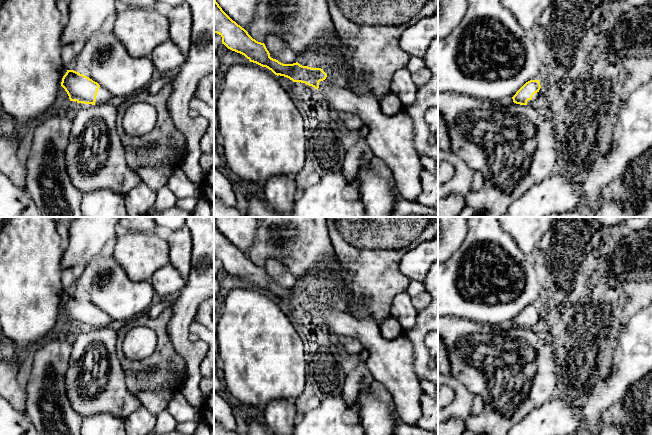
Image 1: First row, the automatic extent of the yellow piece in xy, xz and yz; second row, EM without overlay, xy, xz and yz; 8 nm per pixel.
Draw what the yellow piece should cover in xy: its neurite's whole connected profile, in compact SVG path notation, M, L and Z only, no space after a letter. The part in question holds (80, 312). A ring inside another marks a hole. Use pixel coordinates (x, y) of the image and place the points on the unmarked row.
M67 294L62 302L61 310L67 316L70 325L92 329L117 326L108 314L74 294Z

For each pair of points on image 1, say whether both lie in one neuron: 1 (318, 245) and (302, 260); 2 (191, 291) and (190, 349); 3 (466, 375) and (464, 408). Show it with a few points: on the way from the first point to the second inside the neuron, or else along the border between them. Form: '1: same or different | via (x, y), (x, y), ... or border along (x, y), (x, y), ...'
1: same | via (314, 248), (306, 256)
2: same | via (186, 305), (182, 314), (182, 335)
3: different | border along (452, 374), (474, 395)

